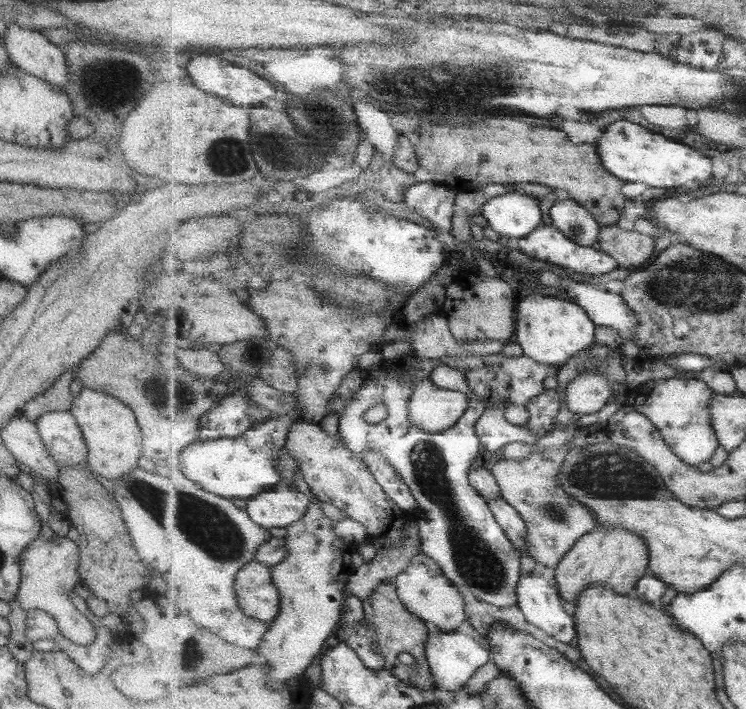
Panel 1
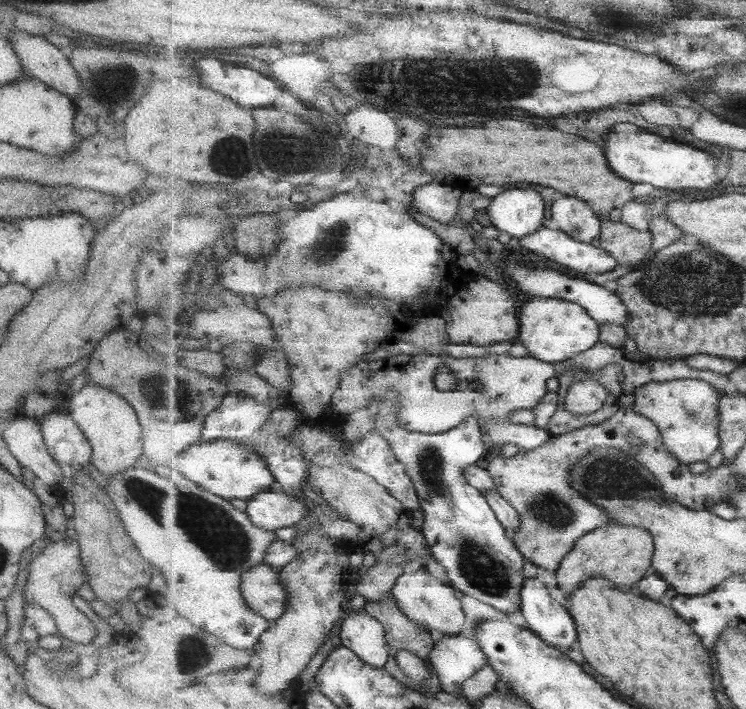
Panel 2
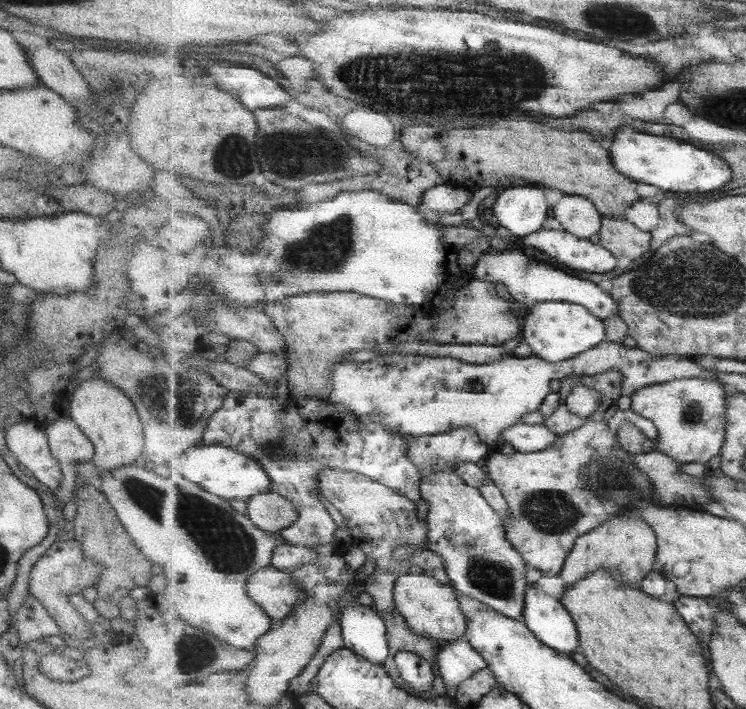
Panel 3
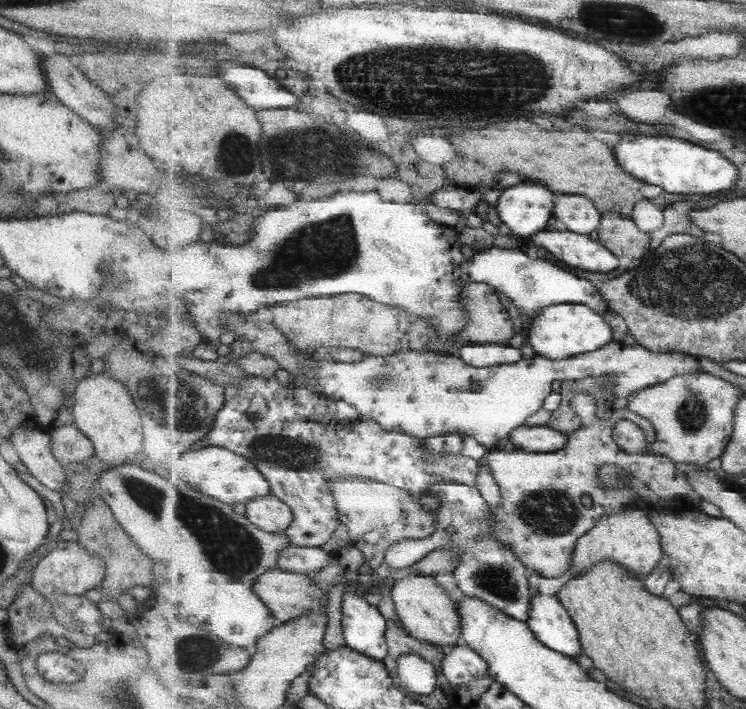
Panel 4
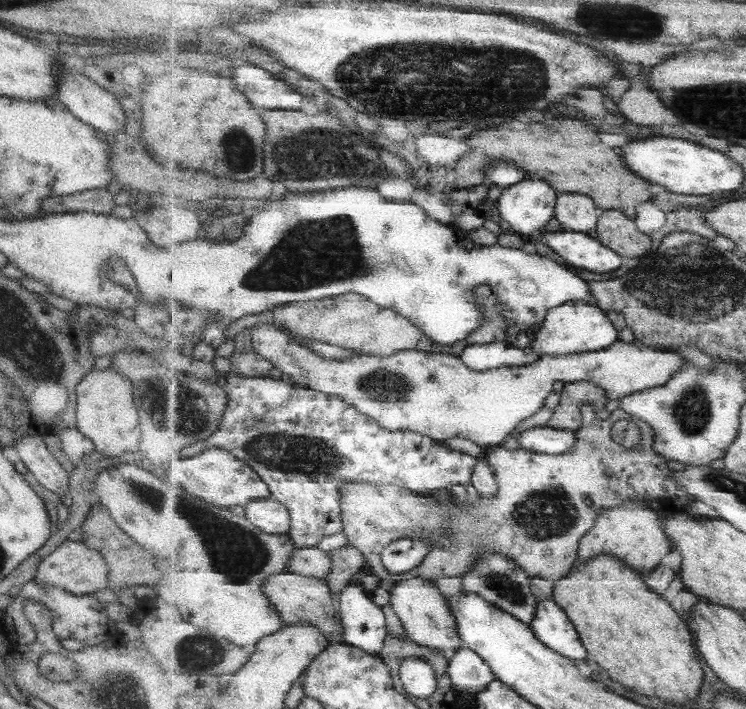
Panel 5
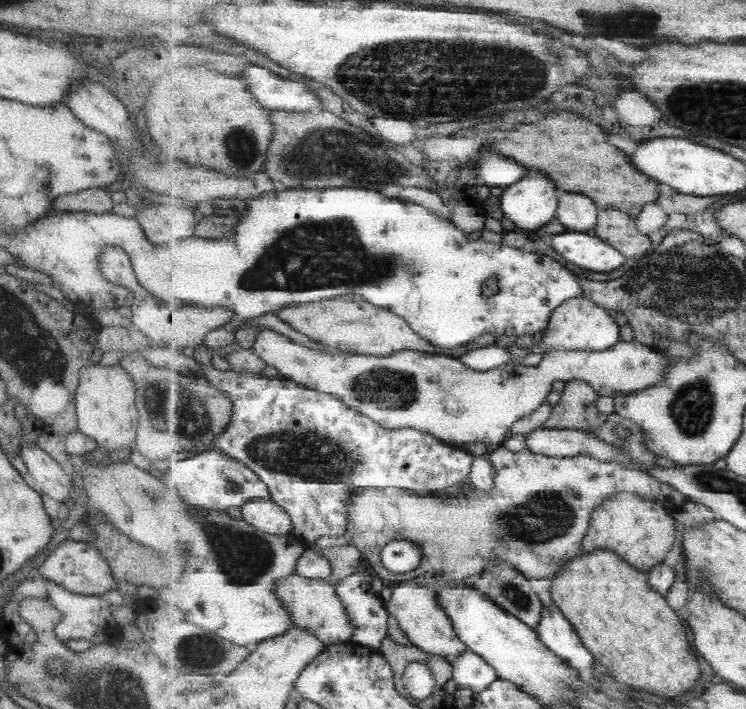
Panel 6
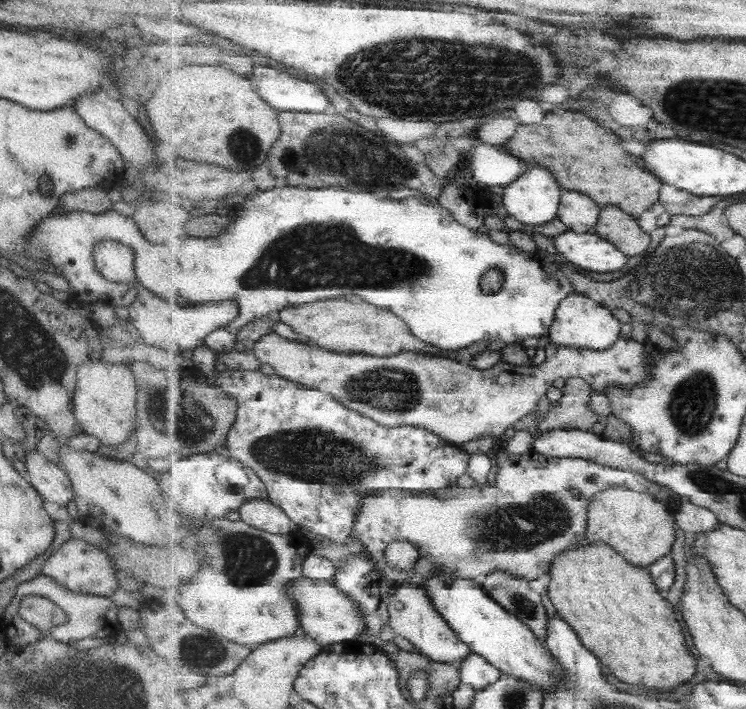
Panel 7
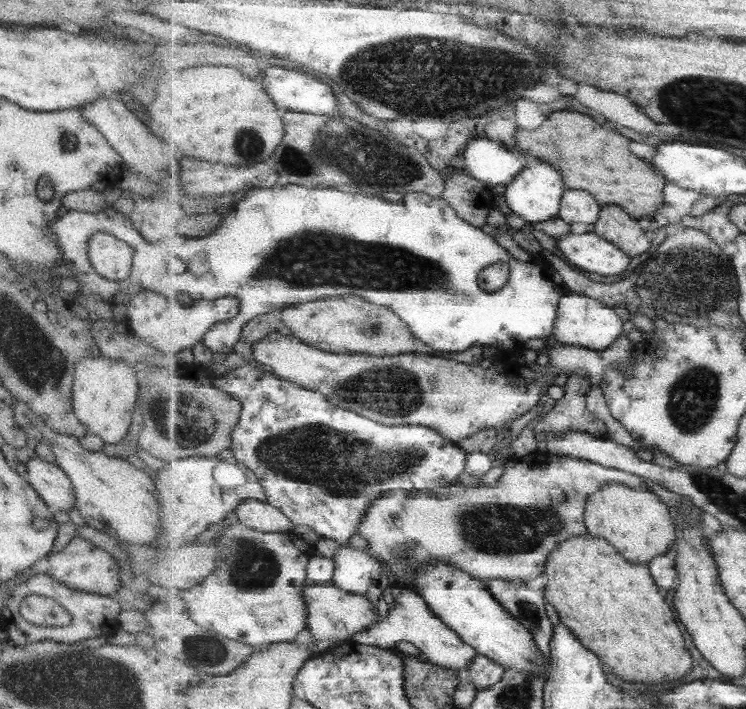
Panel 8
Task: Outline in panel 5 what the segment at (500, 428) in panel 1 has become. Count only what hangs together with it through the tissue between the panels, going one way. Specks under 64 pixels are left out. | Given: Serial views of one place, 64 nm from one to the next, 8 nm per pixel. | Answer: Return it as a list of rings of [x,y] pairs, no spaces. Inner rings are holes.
[[[549,426],[526,429],[515,435],[521,449],[537,454],[565,454],[577,444],[576,431]]]

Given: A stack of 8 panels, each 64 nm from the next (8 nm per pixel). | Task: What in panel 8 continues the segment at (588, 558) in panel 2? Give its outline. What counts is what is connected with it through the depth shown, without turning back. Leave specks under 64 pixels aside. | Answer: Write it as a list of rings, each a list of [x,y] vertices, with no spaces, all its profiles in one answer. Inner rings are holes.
[[[610,483],[589,497],[586,525],[593,538],[607,539],[631,563],[648,566],[658,556],[672,553],[676,541],[674,509],[661,502],[651,491],[633,490],[627,485]]]

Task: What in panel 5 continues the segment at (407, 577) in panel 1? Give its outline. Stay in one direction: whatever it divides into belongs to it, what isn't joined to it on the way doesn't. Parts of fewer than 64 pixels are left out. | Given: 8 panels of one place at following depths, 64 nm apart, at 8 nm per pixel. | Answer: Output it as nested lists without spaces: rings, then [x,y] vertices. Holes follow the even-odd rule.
[[[421,577],[410,578],[405,582],[398,582],[389,593],[389,602],[400,616],[409,639],[447,654],[455,653],[463,648],[464,642],[450,602],[439,592],[434,581]]]

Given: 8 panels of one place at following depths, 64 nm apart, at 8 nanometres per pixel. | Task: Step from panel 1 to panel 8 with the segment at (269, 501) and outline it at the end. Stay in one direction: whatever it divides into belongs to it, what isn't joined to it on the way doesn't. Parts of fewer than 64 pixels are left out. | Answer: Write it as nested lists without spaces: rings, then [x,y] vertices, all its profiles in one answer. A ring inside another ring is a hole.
[[[255,499],[242,502],[235,512],[239,521],[258,531],[283,533],[292,531],[296,525],[276,506]]]

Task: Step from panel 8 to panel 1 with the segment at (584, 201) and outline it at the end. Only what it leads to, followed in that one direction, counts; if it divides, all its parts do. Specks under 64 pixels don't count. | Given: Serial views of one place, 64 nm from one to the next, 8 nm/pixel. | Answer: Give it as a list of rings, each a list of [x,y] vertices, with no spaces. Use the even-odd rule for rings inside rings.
[[[575,200],[556,201],[551,207],[550,216],[556,227],[581,246],[593,246],[600,240],[602,226],[597,224],[591,212],[579,206]]]

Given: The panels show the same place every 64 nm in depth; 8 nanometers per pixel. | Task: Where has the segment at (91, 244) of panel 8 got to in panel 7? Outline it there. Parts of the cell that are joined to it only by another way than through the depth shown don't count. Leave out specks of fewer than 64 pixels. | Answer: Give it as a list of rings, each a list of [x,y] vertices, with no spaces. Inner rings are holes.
[[[100,240],[92,247],[95,268],[108,281],[131,285],[134,295],[128,303],[128,320],[137,330],[140,342],[168,352],[191,354],[206,343],[207,336],[238,317],[238,303],[234,300],[209,302],[205,304],[181,304],[164,300],[136,283],[132,267],[132,250],[119,242]]]

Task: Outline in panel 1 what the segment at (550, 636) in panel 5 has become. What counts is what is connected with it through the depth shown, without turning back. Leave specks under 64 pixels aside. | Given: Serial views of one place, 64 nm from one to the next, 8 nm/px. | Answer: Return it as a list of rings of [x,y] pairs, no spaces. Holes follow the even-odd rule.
[[[539,572],[523,575],[518,582],[518,607],[534,627],[563,643],[578,636],[575,618],[569,616],[559,598],[557,585],[551,586]]]

